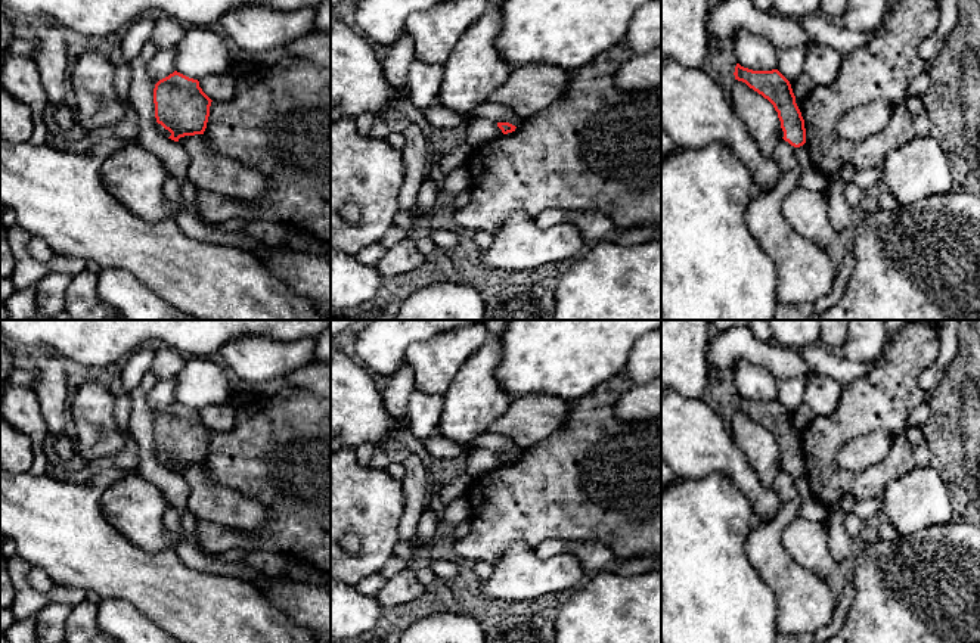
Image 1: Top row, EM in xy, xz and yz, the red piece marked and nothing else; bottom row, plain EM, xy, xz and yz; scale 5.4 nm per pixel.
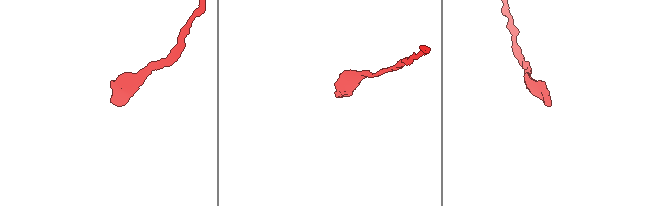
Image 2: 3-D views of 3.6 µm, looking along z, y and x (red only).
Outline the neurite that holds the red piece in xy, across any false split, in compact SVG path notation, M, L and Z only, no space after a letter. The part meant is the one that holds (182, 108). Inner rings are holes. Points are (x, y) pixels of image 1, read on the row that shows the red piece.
M177 71L159 80L153 88L156 122L171 133L168 139L174 142L204 134L211 102L198 80Z

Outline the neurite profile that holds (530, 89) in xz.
M528 63L512 68L505 84L489 96L489 102L505 105L520 118L527 119L561 99L567 88L567 69L543 63Z

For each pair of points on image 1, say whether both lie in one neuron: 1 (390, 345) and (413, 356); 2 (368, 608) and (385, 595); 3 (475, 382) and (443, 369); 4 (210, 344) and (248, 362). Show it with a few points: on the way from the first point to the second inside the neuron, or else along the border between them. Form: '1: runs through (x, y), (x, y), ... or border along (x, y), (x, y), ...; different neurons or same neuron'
1: border along (436, 335), (415, 341), (406, 350), (403, 360); different neurons
2: border along (374, 598), (382, 608); different neurons
3: border along (480, 348), (442, 394); different neurons
4: border along (253, 335), (230, 339), (219, 353); different neurons

